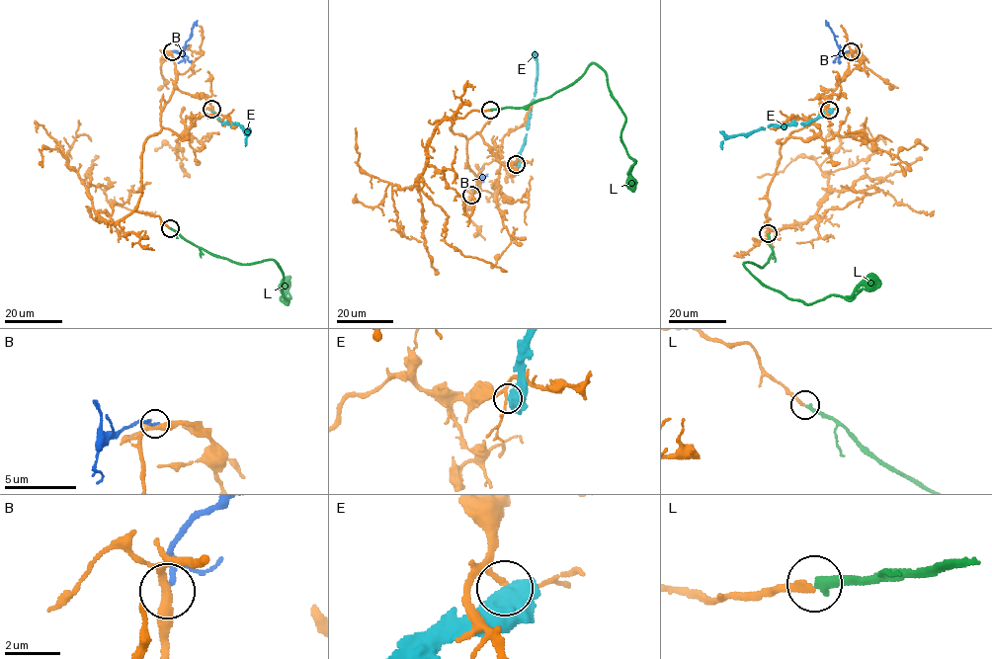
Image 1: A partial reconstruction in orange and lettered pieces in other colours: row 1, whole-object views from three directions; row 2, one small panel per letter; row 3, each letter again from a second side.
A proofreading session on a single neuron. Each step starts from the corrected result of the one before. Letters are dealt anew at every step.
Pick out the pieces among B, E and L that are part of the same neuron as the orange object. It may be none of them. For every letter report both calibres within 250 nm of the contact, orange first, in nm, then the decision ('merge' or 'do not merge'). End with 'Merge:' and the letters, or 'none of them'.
B: 320/140 nm | do not merge
E: 150/650 nm | do not merge
L: 240/300 nm | do not merge
Merge: none of them

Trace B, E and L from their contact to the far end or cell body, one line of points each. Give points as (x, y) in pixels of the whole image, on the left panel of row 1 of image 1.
B: (172, 51), (183, 50), (197, 20)
E: (211, 110), (222, 122), (237, 123), (249, 132), (245, 146)
L: (170, 228), (239, 264), (273, 260), (284, 277), (286, 304), (280, 298), (290, 297), (285, 284)

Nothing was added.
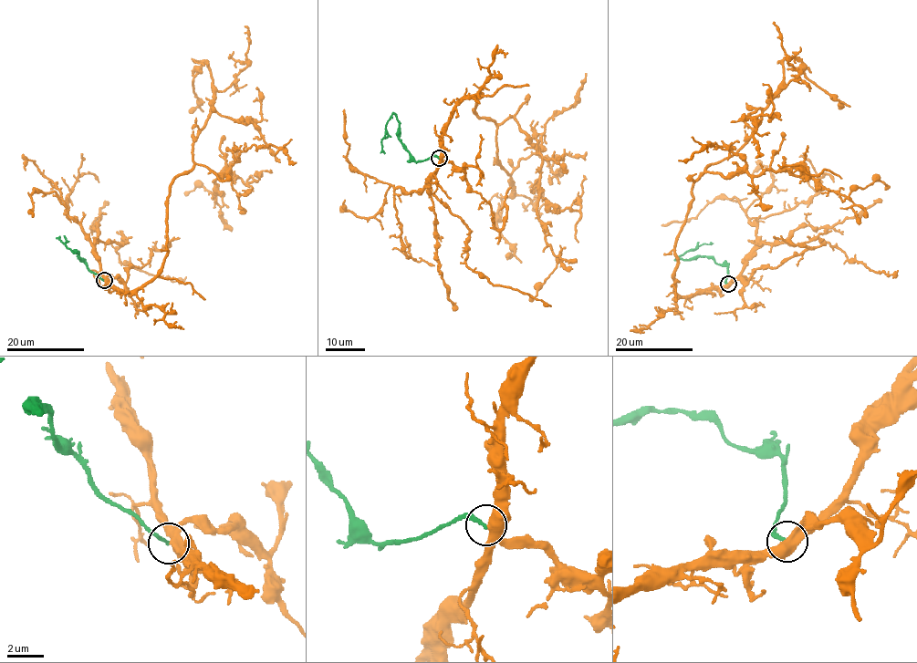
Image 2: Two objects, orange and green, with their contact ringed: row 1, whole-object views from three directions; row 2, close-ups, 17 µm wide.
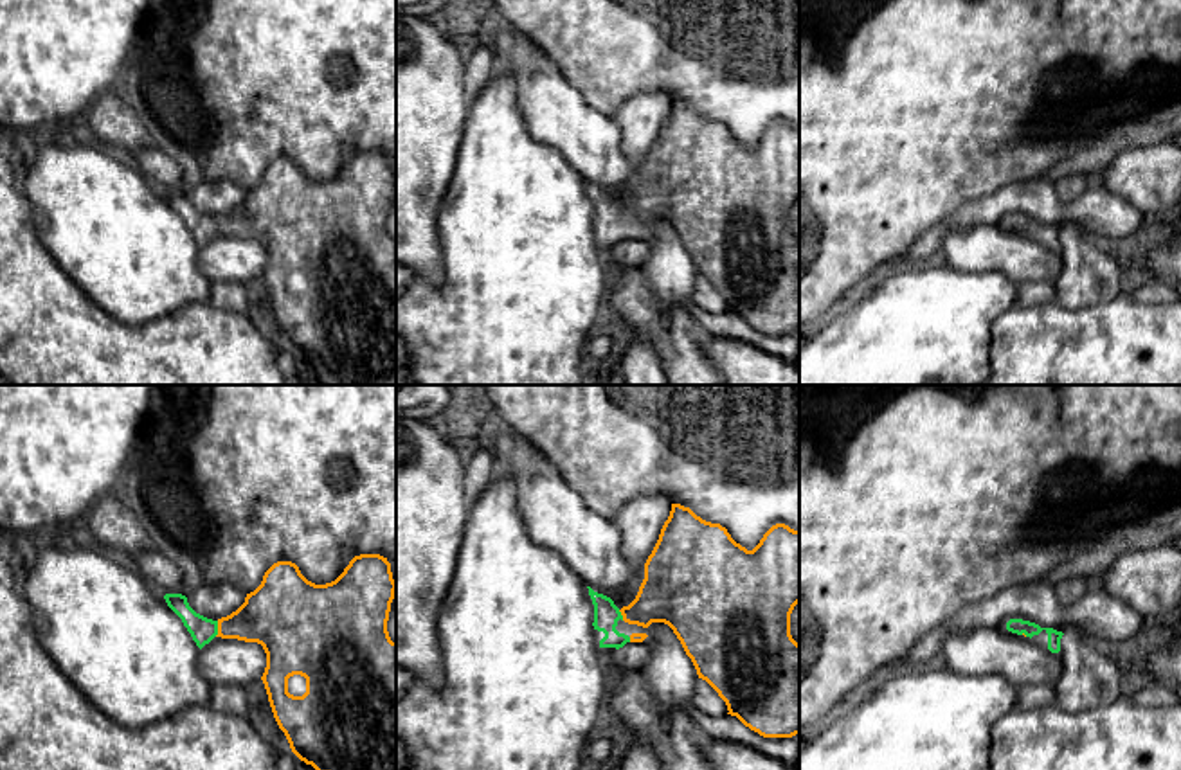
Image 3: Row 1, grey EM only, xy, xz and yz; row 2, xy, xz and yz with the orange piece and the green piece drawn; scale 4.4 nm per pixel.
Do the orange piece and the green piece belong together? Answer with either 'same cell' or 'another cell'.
same cell

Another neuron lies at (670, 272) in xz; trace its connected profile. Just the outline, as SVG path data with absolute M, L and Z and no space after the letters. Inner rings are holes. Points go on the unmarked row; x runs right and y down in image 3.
M652 219L648 230L650 254L641 264L648 290L664 309L684 308L691 300L697 266L668 221Z

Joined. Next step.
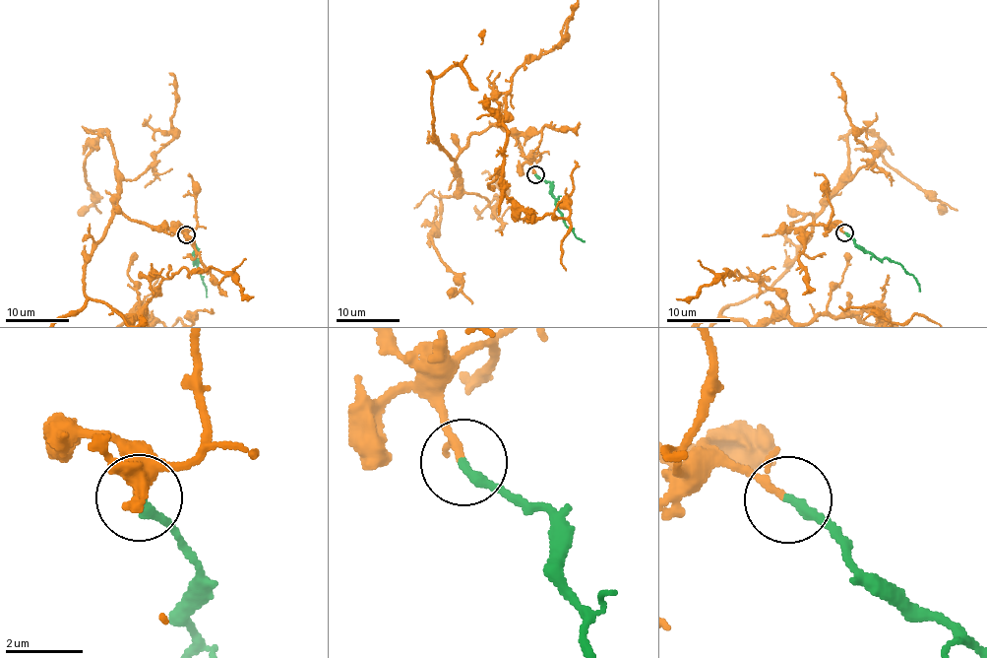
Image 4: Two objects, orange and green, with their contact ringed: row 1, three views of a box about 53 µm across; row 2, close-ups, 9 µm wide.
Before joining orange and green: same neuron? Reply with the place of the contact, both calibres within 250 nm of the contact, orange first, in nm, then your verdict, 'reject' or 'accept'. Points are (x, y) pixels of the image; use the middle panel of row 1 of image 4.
at (535, 174); 140 nm thick on the orange side, 280 nm on the other; accept

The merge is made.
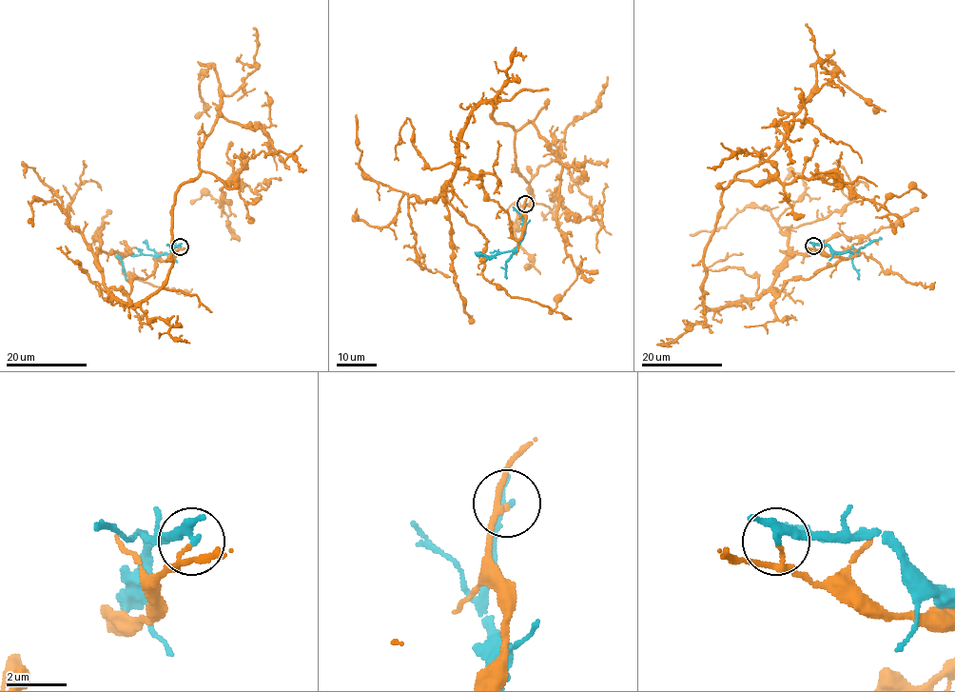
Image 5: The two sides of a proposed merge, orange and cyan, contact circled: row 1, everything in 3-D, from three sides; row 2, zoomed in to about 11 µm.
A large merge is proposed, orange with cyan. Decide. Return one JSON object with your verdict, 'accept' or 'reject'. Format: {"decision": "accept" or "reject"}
{"decision": "reject"}

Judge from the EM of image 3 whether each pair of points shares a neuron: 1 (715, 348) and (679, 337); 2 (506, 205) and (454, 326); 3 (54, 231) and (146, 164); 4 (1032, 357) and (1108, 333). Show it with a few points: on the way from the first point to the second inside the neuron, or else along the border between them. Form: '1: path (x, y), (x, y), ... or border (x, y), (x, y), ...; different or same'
1: border (708, 337), (703, 342), (703, 351), (715, 366); different
2: path (506, 236), (506, 274), (485, 295); same
3: border (126, 157), (164, 191); different
4: path (1050, 357), (1084, 357), (1090, 351); same

